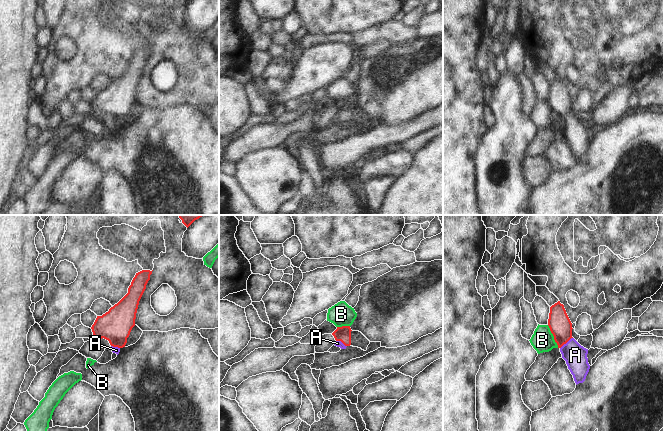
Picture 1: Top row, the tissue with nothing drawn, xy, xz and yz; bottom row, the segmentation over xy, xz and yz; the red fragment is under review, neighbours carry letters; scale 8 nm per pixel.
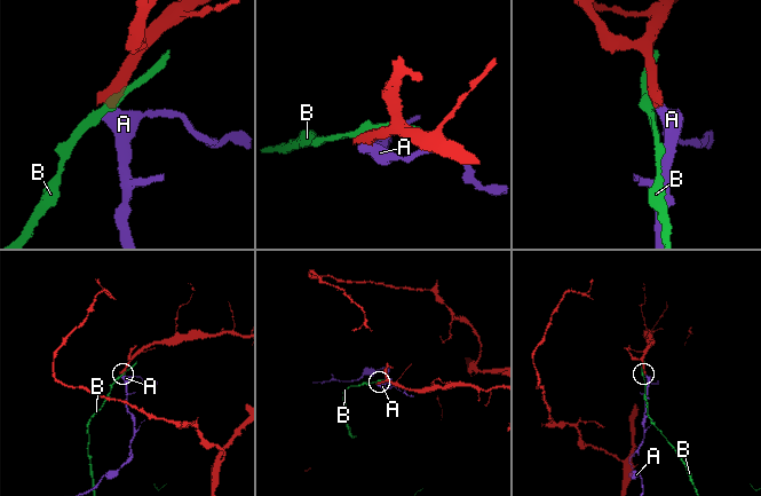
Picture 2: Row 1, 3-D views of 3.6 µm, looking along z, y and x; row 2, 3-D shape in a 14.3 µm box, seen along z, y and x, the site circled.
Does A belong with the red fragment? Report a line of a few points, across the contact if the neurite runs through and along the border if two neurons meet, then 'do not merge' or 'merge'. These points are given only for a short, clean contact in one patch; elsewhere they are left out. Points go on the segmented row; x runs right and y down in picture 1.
yz (559, 323), (566, 342), (575, 355) | merge

